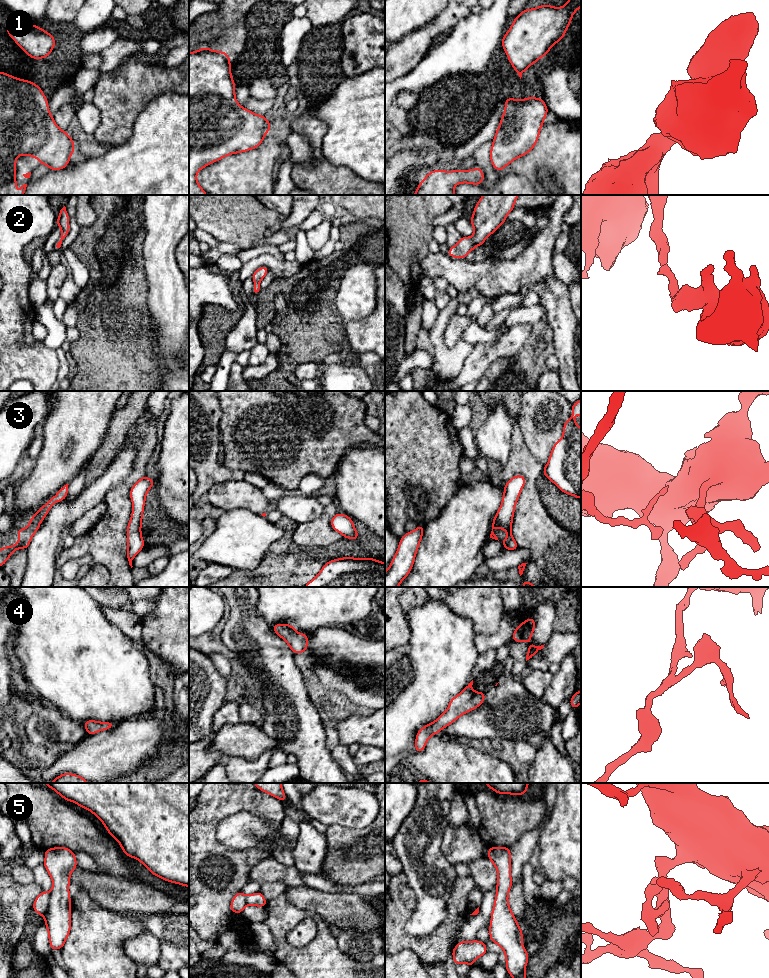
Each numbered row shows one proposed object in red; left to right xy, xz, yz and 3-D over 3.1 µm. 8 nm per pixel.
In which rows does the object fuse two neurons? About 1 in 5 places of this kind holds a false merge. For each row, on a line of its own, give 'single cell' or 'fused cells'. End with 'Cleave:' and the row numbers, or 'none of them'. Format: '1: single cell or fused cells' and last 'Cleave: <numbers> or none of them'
1: single cell
2: single cell
3: single cell
4: single cell
5: single cell
Cleave: none of them

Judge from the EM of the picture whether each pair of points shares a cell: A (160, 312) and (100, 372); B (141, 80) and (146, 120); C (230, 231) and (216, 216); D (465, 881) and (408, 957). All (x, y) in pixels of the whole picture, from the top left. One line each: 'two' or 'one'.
A: two
B: two
C: one
D: two

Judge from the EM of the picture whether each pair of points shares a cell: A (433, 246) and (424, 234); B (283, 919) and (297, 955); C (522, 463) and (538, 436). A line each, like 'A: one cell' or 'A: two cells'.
A: two cells
B: one cell
C: two cells

